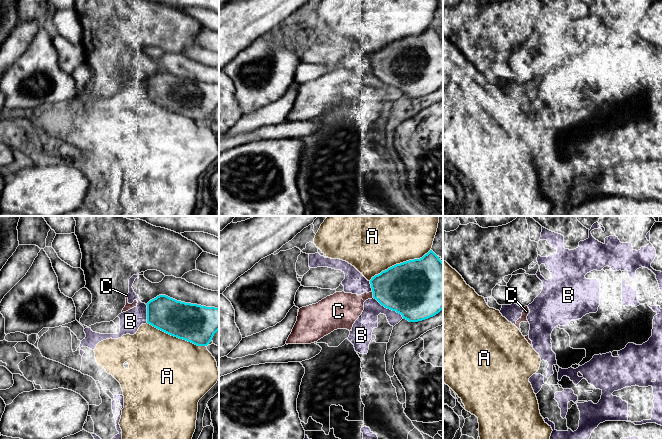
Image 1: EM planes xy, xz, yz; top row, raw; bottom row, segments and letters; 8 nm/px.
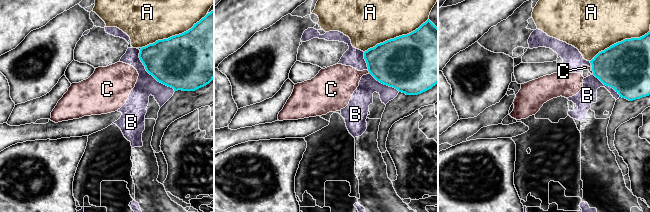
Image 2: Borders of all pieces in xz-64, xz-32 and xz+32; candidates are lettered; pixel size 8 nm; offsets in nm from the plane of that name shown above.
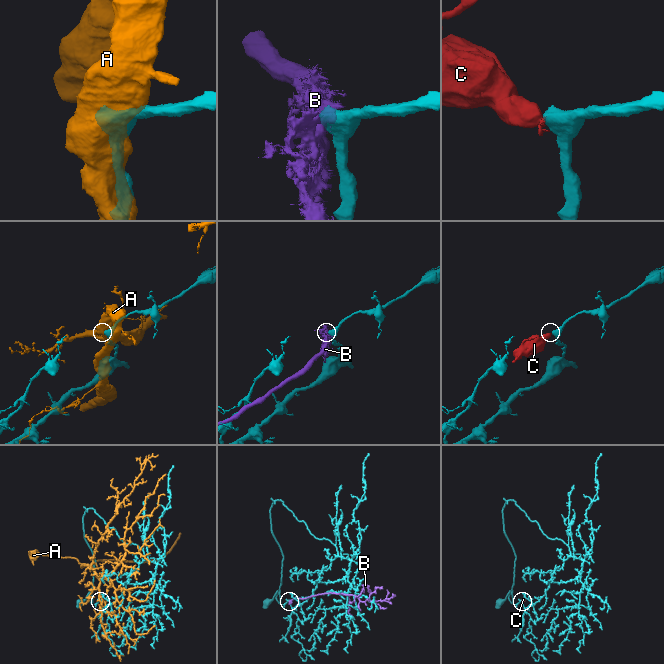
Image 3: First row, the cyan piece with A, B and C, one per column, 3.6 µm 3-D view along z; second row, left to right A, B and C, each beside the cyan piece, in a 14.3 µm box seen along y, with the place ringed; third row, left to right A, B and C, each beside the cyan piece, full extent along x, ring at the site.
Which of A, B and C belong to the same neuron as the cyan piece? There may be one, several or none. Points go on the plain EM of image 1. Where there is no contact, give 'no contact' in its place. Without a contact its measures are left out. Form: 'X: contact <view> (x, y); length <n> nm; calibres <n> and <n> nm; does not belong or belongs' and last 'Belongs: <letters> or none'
A: contact xz (400, 39); length 550 nm; calibres 480 and 400 nm; does not belong
B: contact xz (389, 84); length 300 nm; calibres 460 and 150 nm; does not belong
C: contact xz (373, 70); length 60 nm; calibres 380 and 240 nm; does not belong
Belongs: none

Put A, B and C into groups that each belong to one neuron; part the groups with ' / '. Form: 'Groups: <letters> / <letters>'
Groups: A / B C

